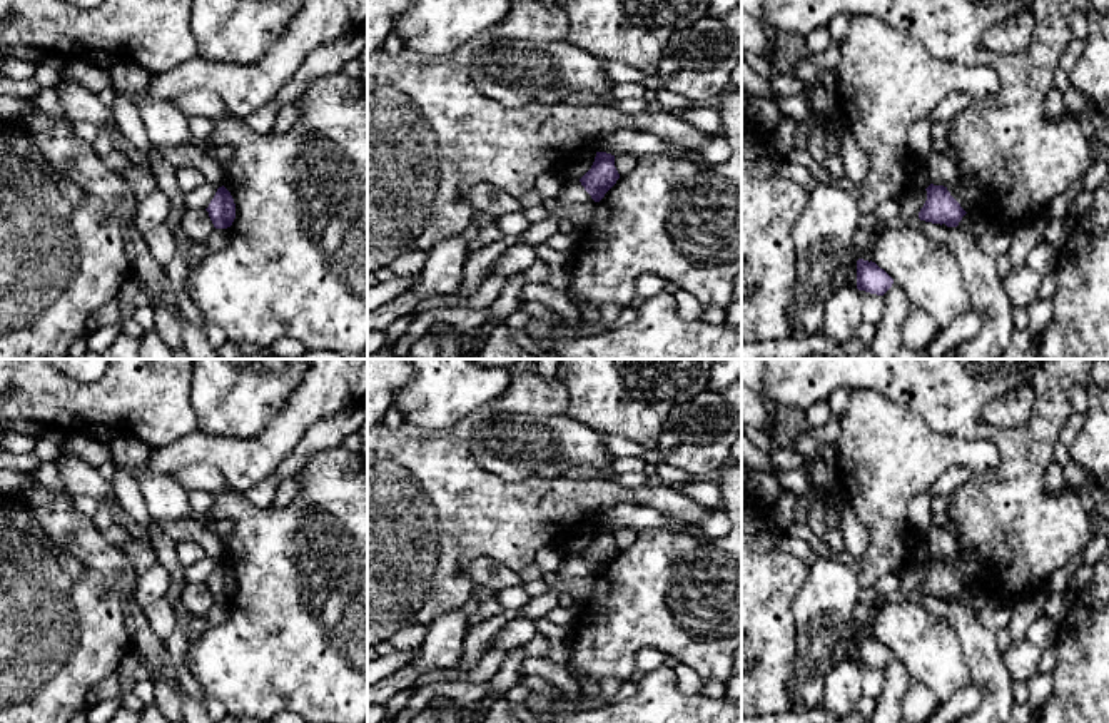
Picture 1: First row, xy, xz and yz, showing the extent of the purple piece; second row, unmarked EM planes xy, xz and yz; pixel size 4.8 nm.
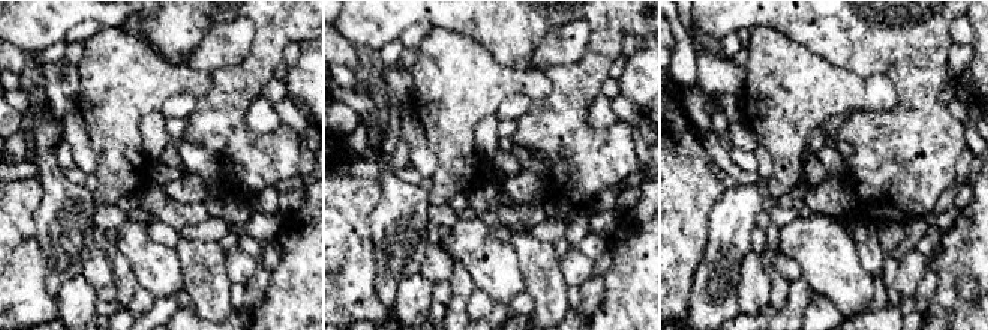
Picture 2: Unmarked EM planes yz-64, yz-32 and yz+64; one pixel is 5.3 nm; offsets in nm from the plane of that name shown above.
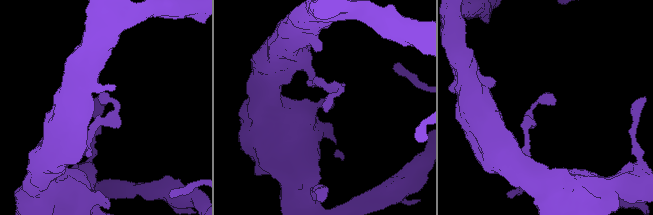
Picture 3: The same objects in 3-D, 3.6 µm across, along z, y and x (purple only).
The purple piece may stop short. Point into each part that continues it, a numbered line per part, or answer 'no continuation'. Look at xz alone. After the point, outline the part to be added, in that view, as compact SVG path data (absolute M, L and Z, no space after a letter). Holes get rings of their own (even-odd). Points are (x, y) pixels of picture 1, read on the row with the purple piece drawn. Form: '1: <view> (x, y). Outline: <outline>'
no continuation

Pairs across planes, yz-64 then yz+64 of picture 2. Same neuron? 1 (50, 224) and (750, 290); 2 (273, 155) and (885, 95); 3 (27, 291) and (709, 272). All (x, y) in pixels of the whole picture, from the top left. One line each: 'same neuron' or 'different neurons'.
1: different neurons
2: different neurons
3: different neurons

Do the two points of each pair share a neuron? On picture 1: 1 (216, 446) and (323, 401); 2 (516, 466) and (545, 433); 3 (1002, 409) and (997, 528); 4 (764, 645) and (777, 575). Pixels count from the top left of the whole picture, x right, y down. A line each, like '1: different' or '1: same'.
1: same
2: same
3: different
4: same

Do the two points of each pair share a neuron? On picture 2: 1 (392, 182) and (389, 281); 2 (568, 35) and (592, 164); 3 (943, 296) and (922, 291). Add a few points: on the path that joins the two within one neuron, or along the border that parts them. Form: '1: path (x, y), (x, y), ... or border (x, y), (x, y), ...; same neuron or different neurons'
1: path (393, 206), (393, 257); same neuron
2: border (591, 32), (586, 50), (576, 62), (541, 68); different neurons
3: border (933, 267), (937, 287), (934, 300), (924, 314); different neurons

